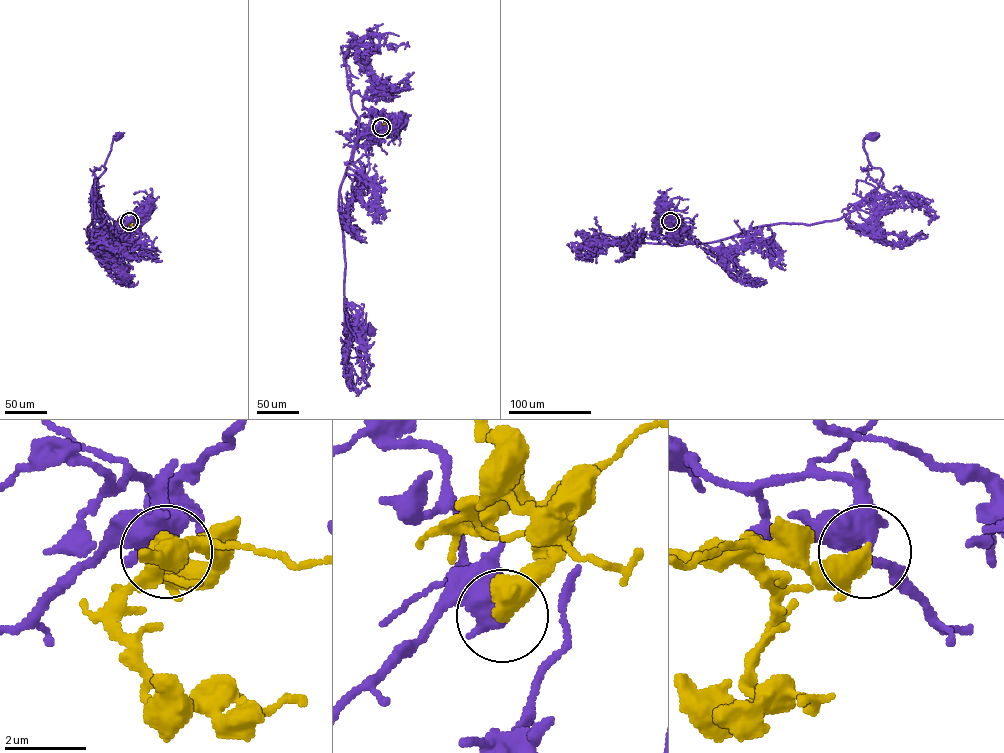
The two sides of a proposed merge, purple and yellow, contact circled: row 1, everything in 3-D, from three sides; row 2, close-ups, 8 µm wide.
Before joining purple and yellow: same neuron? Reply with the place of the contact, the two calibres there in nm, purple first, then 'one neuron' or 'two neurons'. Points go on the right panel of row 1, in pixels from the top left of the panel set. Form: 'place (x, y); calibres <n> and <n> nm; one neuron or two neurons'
place (670, 221); calibres 380 and 550 nm; one neuron

